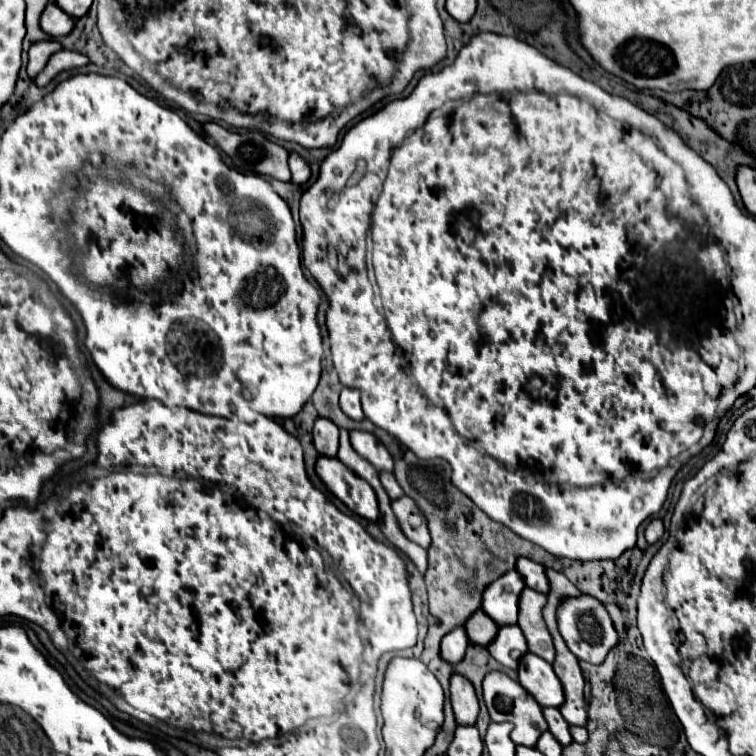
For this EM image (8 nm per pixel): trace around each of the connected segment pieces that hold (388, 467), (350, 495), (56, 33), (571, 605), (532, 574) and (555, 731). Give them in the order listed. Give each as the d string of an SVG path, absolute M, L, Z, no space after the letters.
M350 431L350 441L354 451L370 461L378 473L392 471L392 457L388 449L368 431Z
M318 457L316 475L322 479L326 489L338 497L352 513L376 521L378 519L378 501L372 487L344 467L336 457Z
M50 3L50 5L46 5L46 9L40 17L40 27L50 37L64 37L66 33L70 33L74 29L74 19L70 15L66 15L56 3Z
M580 593L578 597L566 597L562 599L562 603L558 605L558 631L564 637L568 649L580 659L580 661L588 661L592 665L600 665L606 655L610 653L612 647L616 647L620 643L620 635L614 627L614 621L610 619L610 613L606 611L604 603L598 601L592 595Z
M518 559L516 571L522 575L522 579L526 579L526 585L530 589L548 593L548 579L546 579L546 573L544 573L542 565L538 565L530 559Z
M554 707L544 709L544 719L546 719L546 723L548 723L550 733L556 737L556 741L558 741L560 745L566 747L566 745L572 743L572 735L570 735L570 731L568 731L568 725L566 725L566 721L564 721L564 717L560 715L558 709L554 709Z

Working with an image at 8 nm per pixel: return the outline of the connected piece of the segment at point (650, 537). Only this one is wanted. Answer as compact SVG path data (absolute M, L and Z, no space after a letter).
M652 519L652 521L648 523L648 527L646 527L646 541L652 545L652 543L656 543L662 535L664 535L664 523L662 523L662 519Z

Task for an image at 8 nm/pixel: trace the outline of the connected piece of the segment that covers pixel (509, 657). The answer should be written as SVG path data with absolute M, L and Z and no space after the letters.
M506 625L506 627L498 629L498 635L488 645L488 651L500 665L504 665L508 669L516 669L520 659L528 653L528 647L526 647L526 639L524 639L520 627Z

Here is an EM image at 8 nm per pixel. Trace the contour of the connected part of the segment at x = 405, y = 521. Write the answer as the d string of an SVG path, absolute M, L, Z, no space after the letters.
M406 495L392 501L392 511L398 519L398 525L402 529L402 533L418 543L420 547L428 547L430 545L430 533L426 527L426 517L420 513L420 509L416 507L416 503L412 499L408 499Z

